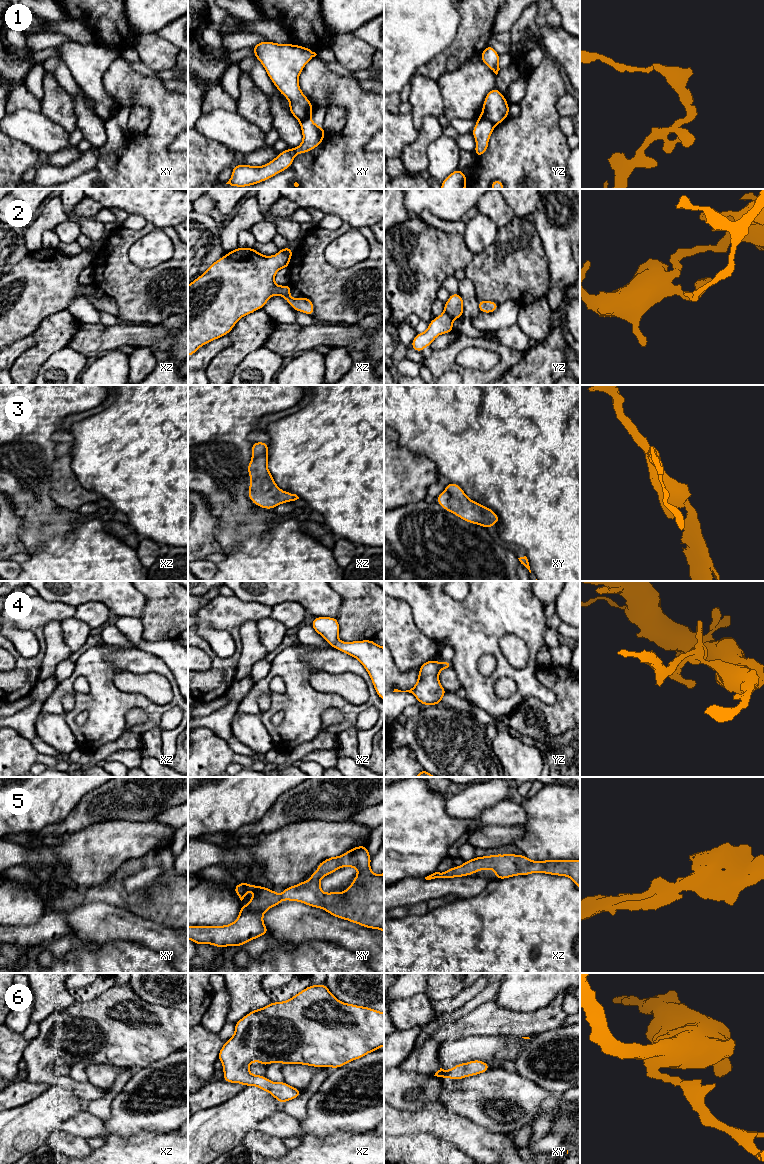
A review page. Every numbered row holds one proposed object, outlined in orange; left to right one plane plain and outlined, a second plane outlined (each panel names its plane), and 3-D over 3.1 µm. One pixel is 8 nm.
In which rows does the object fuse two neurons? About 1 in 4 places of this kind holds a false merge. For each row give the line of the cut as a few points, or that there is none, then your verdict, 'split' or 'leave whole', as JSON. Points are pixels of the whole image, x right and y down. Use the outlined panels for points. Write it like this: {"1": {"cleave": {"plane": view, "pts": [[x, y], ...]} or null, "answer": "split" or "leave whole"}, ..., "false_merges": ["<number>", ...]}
{"1": {"cleave": {"plane": "yz", "pts": [[481, 115], [495, 125]]}, "answer": "split"}, "2": {"cleave": {"plane": "xz", "pts": [[281, 249], [290, 257]]}, "answer": "split"}, "3": {"cleave": null, "answer": "leave whole"}, "4": {"cleave": null, "answer": "leave whole"}, "5": {"cleave": null, "answer": "leave whole"}, "6": {"cleave": null, "answer": "leave whole"}, "false_merges": ["1", "2"]}

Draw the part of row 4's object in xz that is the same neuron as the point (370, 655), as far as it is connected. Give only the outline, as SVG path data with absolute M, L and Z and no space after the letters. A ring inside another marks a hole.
M315 617L312 628L331 647L355 657L367 670L375 692L384 701L384 647L373 640L343 642L338 639L339 620L332 617Z

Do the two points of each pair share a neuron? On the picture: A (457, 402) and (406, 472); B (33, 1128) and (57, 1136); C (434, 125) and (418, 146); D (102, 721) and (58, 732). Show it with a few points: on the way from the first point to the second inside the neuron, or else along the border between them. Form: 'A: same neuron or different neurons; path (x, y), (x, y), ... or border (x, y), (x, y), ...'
A: different neurons; border (399, 441), (412, 452), (425, 455), (437, 469)
B: different neurons; border (59, 1127), (48, 1136), (46, 1142)
C: same neuron; path (431, 130), (422, 141)
D: different neurons; border (52, 714), (58, 714), (64, 719), (77, 747)

